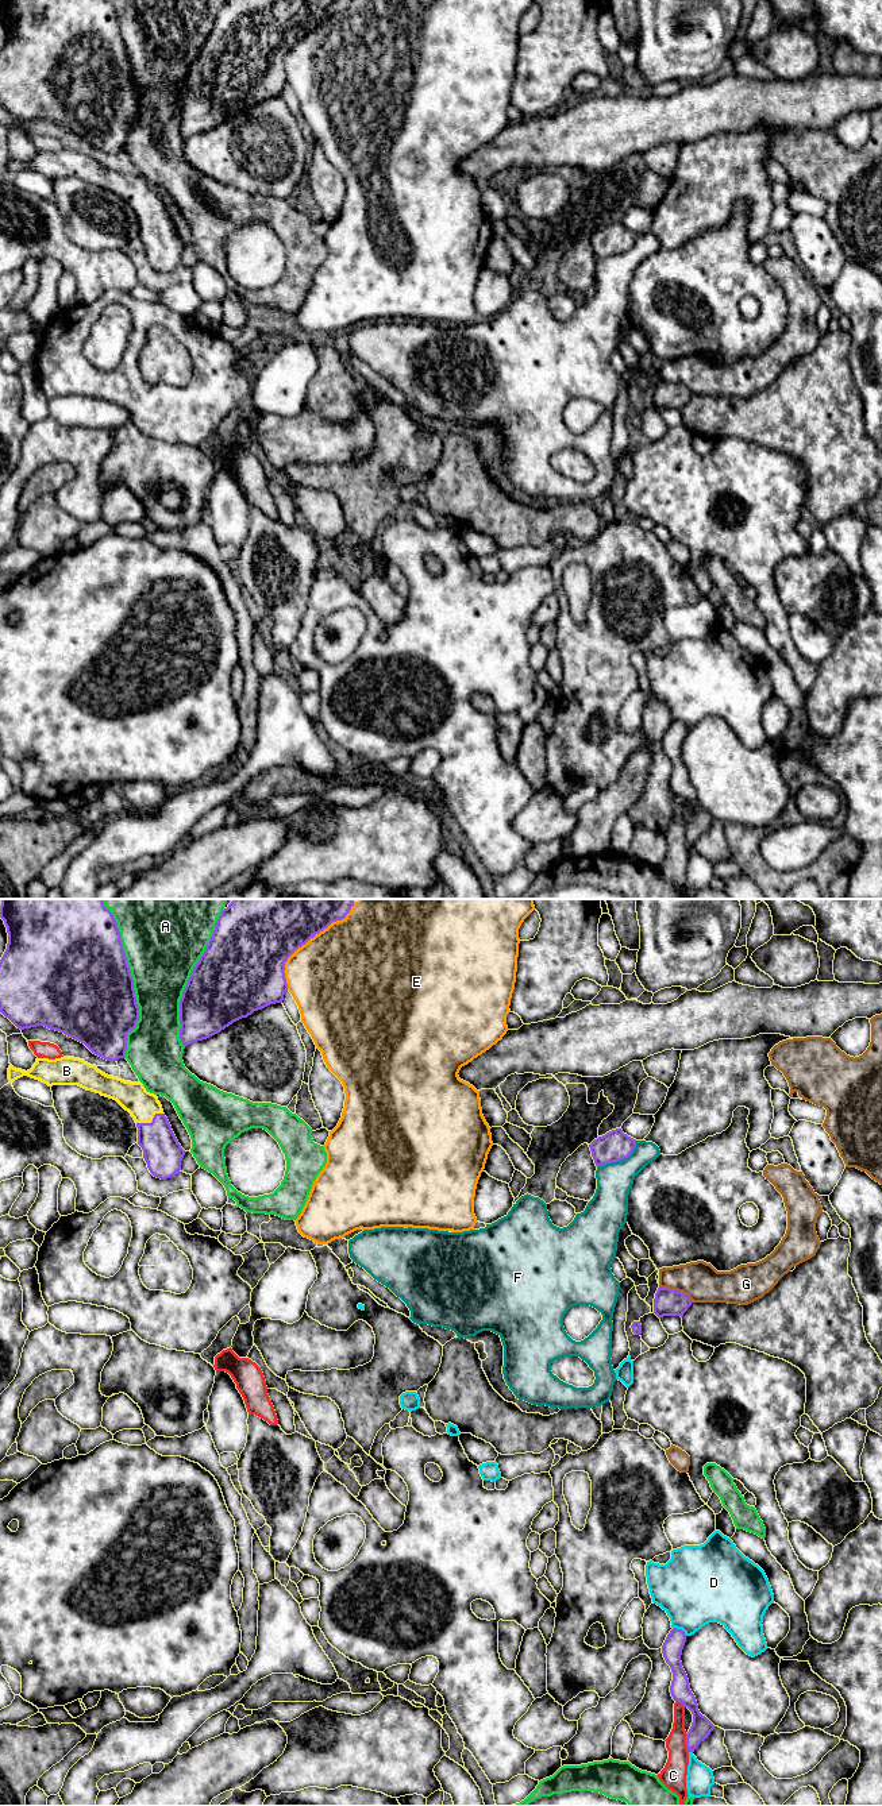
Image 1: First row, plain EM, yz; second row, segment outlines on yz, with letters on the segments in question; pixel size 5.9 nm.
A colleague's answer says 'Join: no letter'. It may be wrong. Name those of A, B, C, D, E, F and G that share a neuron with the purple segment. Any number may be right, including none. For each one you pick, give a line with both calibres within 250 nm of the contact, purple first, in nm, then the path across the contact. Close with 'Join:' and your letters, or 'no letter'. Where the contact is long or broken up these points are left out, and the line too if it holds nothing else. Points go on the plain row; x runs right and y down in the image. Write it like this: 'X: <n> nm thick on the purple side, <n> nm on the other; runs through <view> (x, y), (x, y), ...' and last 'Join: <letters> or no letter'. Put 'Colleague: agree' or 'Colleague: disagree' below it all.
B: 220 nm thick on the purple side, 180 nm on the other; runs through yz (162, 246), (151, 215), (147, 204), (133, 189)
Join: B
Colleague: disagree

